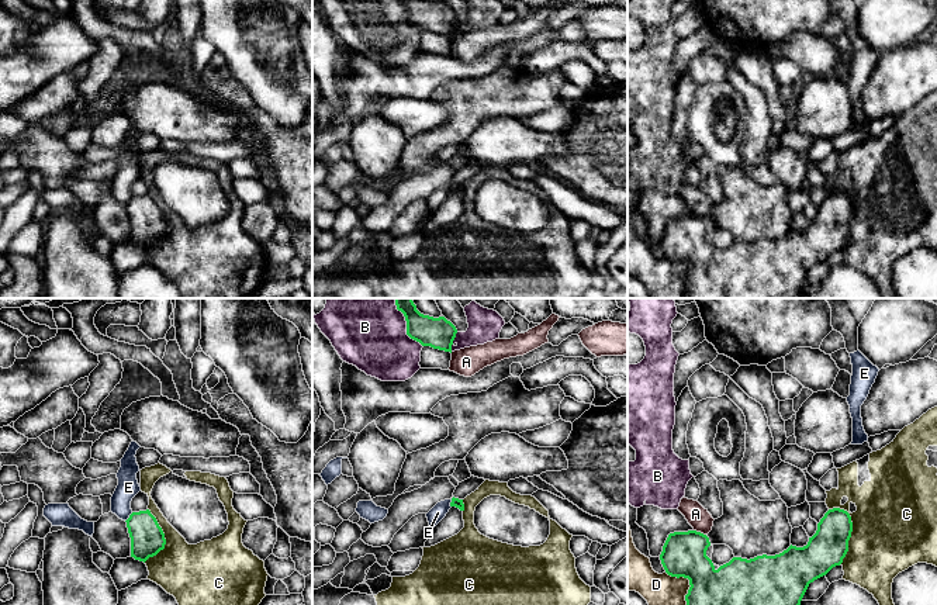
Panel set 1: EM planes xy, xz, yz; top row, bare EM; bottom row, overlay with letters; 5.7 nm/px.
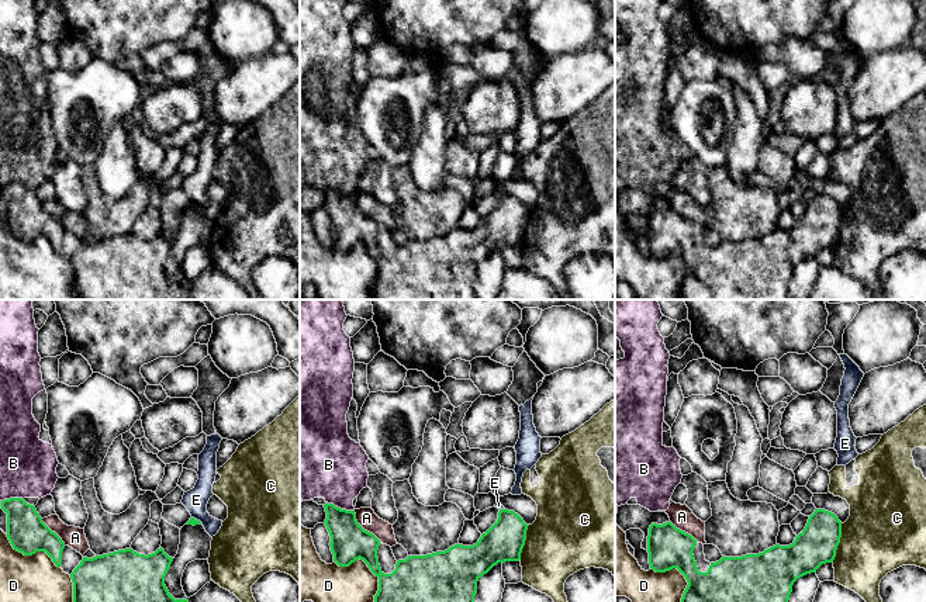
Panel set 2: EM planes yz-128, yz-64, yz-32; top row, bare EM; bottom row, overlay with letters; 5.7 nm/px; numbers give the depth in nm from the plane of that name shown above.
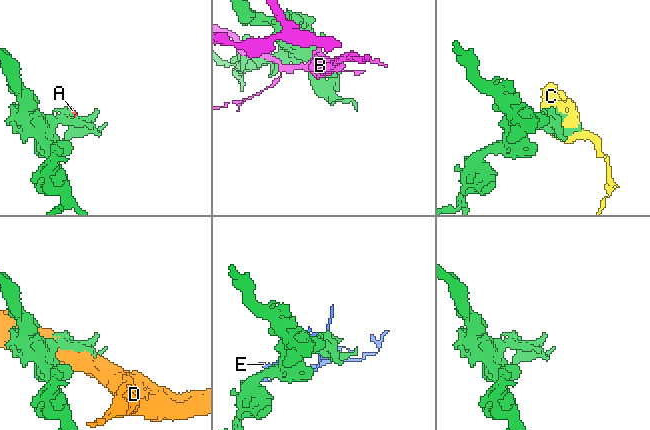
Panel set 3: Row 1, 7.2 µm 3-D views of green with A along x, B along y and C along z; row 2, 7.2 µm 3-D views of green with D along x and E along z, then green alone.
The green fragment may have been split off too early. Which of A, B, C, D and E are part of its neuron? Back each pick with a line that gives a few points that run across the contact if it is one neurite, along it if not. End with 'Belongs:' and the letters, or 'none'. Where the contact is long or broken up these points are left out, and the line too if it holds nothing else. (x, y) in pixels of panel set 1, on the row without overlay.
Belongs: none

